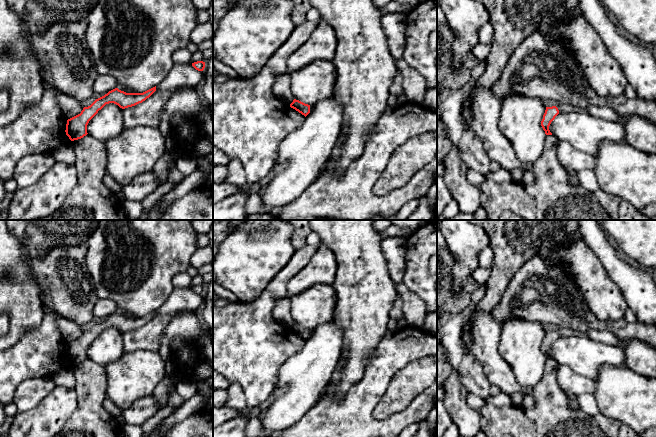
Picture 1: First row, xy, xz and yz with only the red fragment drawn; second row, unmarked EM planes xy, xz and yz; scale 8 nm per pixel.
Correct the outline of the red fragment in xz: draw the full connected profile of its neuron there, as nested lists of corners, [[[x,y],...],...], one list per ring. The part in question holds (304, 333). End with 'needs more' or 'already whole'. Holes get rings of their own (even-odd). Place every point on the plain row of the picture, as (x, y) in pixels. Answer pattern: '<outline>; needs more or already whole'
[[[294,323],[290,331],[304,339],[305,341],[310,337],[310,329],[305,328],[299,324]]]; already whole

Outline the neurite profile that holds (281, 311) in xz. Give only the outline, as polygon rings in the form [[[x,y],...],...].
[[[286,295],[276,300],[272,310],[273,318],[288,329],[294,324],[293,318],[290,314],[290,309],[289,295]]]

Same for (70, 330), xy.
[[[54,314],[54,316],[59,331],[67,344],[81,337],[84,331],[80,328],[80,325],[58,314]]]

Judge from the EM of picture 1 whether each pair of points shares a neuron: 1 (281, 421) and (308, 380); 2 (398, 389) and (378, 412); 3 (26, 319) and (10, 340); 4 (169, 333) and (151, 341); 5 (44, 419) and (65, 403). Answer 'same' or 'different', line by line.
1: same
2: same
3: same
4: different
5: same

